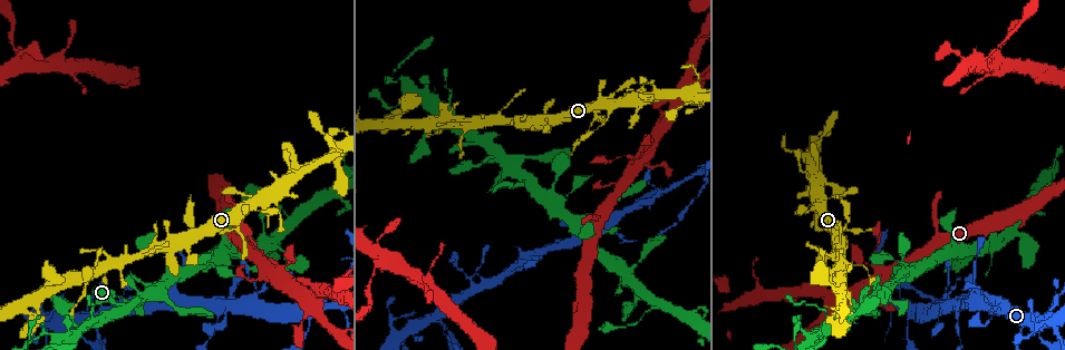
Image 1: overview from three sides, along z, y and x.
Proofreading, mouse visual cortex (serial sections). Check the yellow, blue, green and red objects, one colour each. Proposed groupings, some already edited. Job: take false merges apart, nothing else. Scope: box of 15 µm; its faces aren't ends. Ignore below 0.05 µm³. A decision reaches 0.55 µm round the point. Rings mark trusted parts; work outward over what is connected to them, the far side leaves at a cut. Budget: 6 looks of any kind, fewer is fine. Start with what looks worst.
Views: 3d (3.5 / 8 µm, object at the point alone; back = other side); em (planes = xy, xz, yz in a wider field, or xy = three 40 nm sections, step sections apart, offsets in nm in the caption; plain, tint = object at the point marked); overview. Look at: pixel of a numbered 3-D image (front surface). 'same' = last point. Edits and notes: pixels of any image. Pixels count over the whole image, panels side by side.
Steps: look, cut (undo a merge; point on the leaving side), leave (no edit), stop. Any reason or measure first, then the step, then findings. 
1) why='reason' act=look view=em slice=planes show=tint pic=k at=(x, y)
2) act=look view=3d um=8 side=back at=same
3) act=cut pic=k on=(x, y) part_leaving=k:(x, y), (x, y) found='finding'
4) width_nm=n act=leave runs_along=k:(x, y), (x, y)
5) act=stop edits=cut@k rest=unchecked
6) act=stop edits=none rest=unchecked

why='four-way junction' act=look view=3d um=8 pic=1 at=(1033, 325)

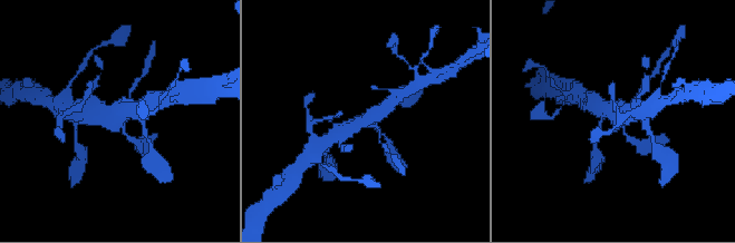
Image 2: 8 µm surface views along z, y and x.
why='zoom in' act=look view=3d um=3.5 pic=2 at=(369, 118)

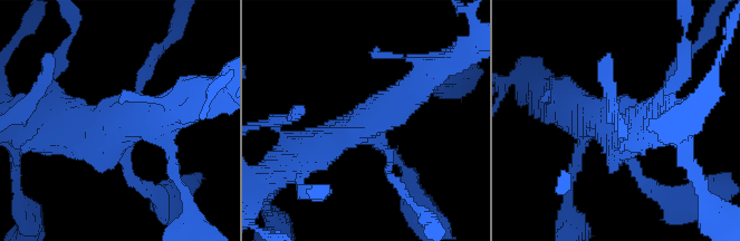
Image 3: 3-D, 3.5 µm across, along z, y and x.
why='now the EM' act=look view=em slice=xy step=2 show=tint pic=3 at=(615, 143)

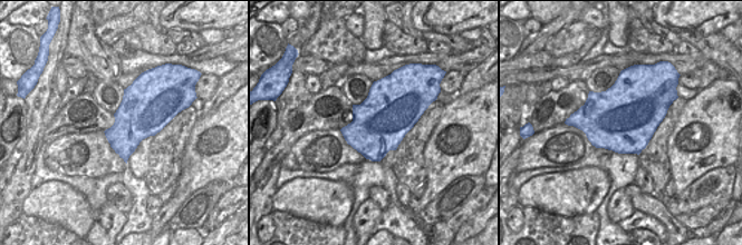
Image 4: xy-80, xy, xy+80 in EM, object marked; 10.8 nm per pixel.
act=leave runs_along=3:(428, 71), (355, 132), (294, 157) found='one cell here'

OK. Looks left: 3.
why='four arms meet' act=look view=3d um=3.5 pic=1 at=(910, 310)

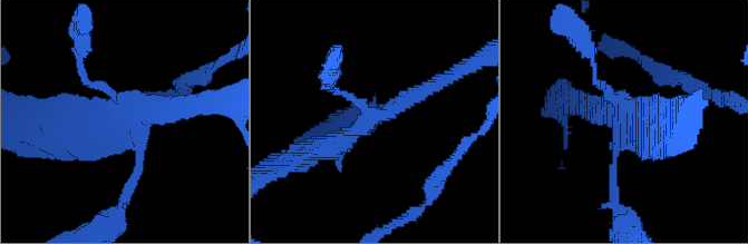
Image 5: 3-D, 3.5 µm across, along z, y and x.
why='need the tissue' act=look view=em slice=xy step=1 show=tint pic=5 at=(628, 112)

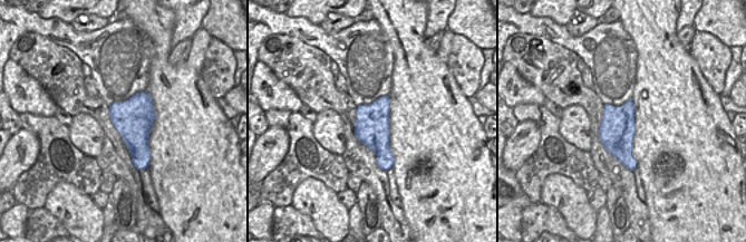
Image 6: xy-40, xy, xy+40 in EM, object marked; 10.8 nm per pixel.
act=leave runs_along=5:(303, 157), (331, 148), (434, 86) found='continuous, no second cell'

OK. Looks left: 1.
act=stop edits=none rest=unchecked

